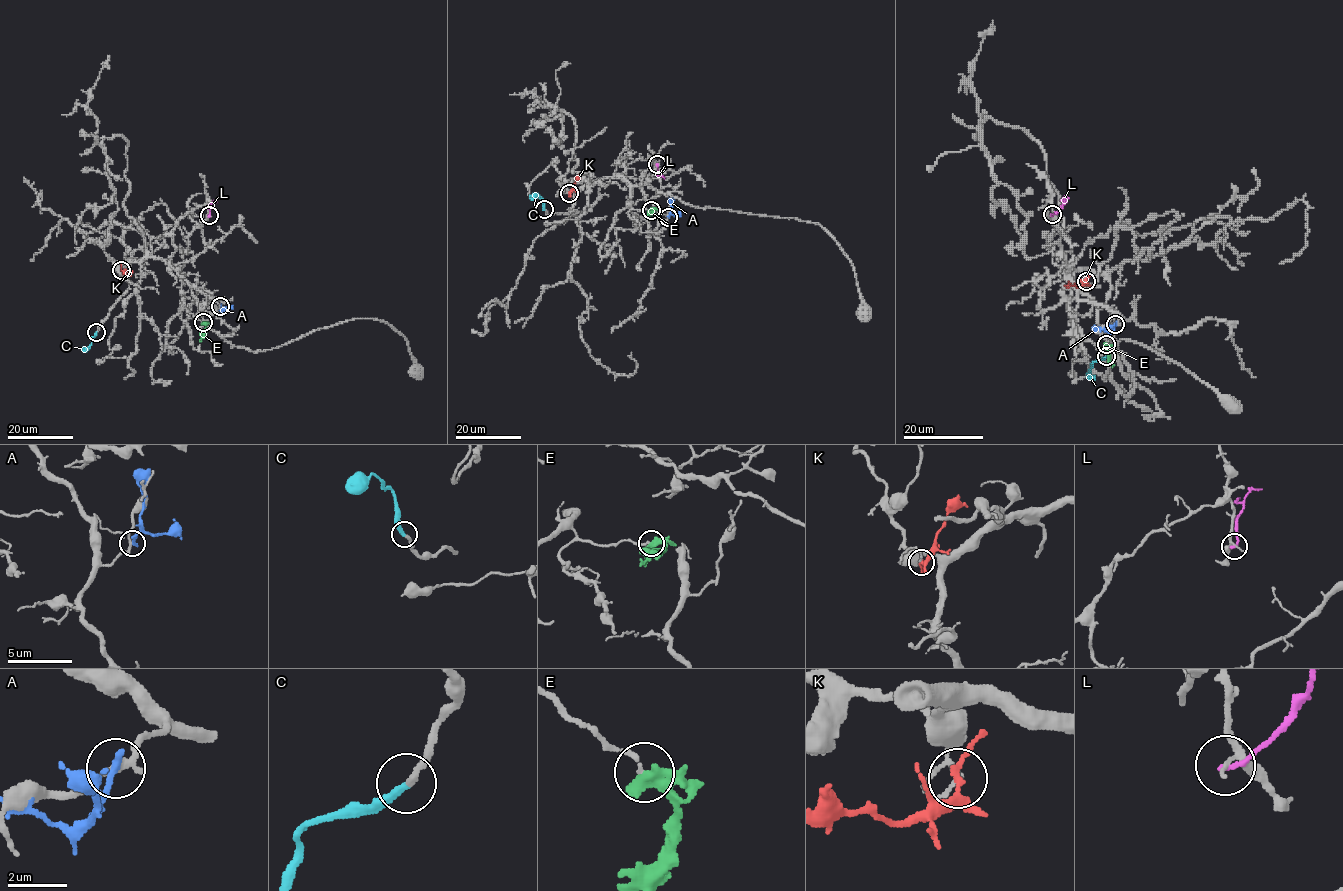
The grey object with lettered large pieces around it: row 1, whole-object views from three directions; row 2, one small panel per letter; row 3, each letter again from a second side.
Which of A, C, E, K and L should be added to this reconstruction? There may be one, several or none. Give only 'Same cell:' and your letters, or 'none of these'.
Same cell: C

